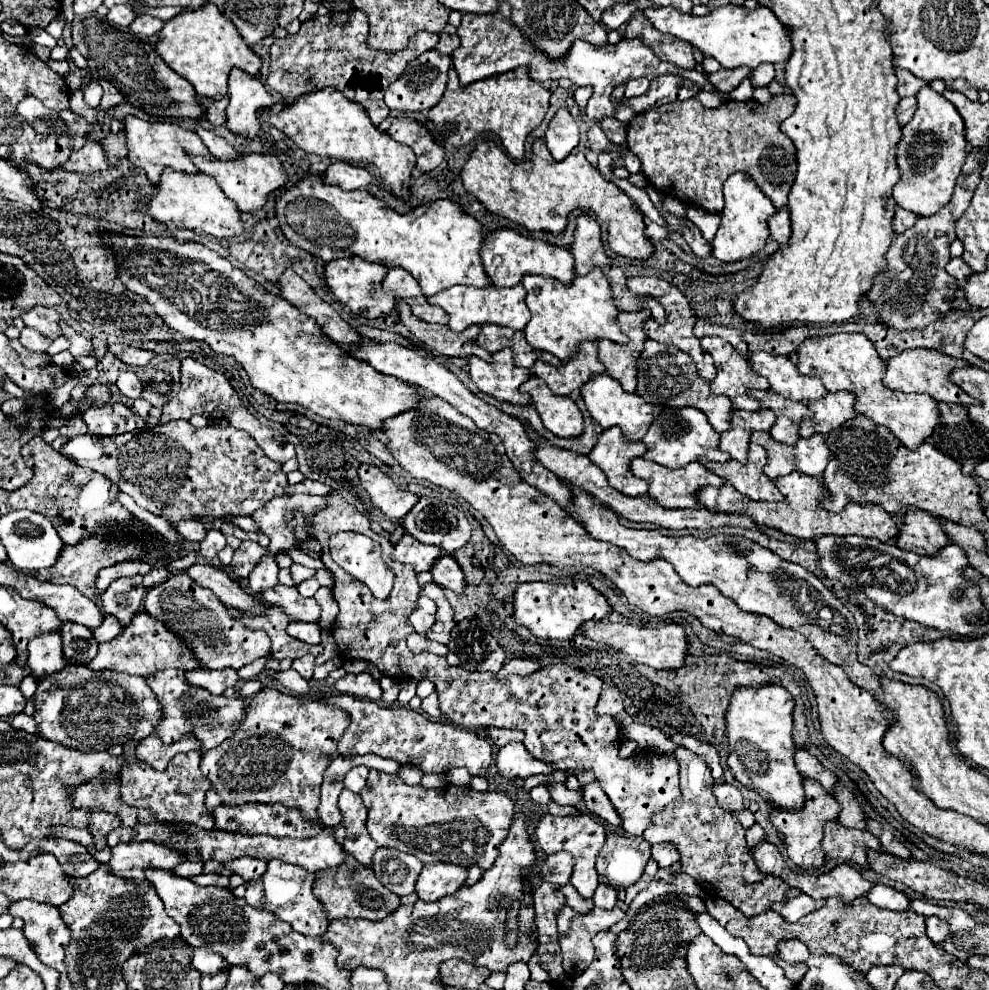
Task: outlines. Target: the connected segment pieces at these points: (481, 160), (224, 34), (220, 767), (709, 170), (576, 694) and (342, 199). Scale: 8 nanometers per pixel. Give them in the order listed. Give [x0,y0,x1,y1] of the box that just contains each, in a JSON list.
[[461,139,655,259],[157,3,261,99],[201,689,349,821],[627,93,797,213],[313,493,681,835],[275,177,491,297]]

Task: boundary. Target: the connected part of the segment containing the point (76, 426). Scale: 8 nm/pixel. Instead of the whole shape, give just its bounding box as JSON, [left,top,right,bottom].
[59,415,87,439]

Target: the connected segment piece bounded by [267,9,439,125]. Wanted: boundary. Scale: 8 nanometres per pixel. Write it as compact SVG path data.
M359 9L327 13L323 17L315 15L301 25L299 33L273 41L269 49L271 75L267 77L267 85L275 93L279 93L287 105L295 103L299 95L307 95L323 87L335 87L347 99L359 103L371 117L373 125L379 125L389 117L389 107L383 101L385 89L403 73L403 69L413 59L429 49L435 49L435 45L439 43L439 35L421 31L409 41L409 47L405 51L383 53L367 47L367 33L368 19Z

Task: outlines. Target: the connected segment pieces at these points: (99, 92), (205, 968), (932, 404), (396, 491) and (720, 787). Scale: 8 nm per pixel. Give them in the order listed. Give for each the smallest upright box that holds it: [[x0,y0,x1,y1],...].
[[83,79,103,108],[191,949,227,973],[799,333,941,449],[359,465,419,519],[713,783,743,813]]

